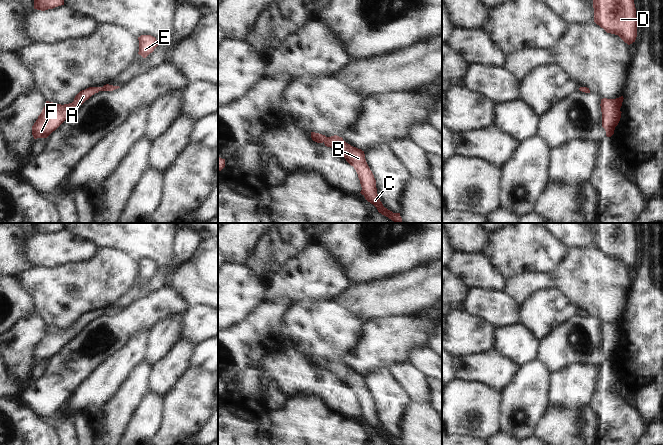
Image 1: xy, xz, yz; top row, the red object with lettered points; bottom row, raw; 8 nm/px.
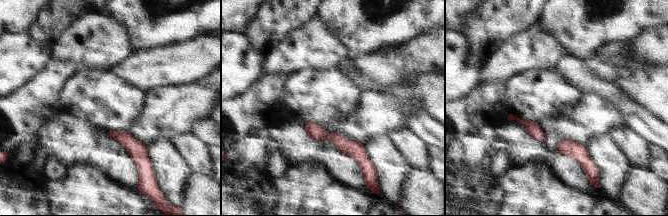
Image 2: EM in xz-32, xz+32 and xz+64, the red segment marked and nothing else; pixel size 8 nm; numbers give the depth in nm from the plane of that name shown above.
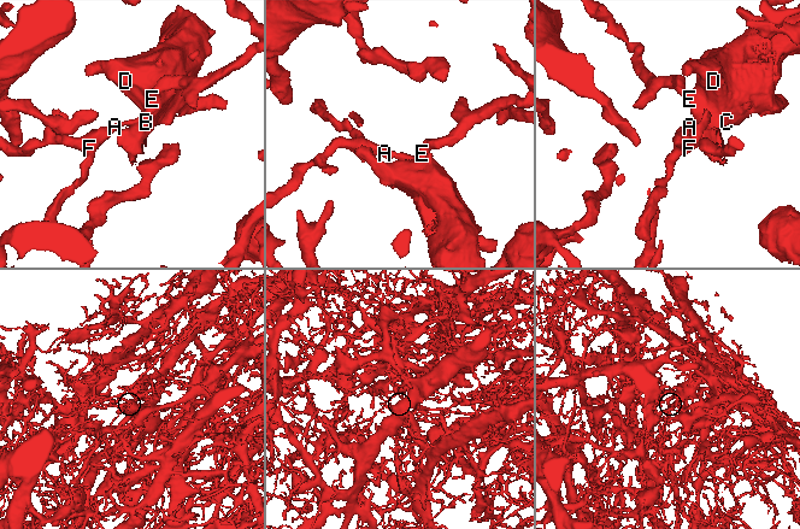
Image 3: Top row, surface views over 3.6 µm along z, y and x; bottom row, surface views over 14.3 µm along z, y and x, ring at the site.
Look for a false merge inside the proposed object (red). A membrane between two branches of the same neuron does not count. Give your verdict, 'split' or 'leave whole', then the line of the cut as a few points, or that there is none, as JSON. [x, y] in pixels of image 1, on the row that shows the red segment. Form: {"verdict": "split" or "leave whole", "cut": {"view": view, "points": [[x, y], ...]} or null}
{"verdict": "leave whole", "cut": null}

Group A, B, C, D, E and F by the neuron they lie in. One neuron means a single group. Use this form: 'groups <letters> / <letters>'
groups A B C D E F

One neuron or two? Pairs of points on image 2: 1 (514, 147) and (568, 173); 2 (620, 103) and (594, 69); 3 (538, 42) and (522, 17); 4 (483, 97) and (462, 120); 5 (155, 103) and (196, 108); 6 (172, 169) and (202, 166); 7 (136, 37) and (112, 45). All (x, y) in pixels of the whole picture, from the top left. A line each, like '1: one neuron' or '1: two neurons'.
1: one neuron
2: two neurons
3: two neurons
4: one neuron
5: one neuron
6: two neurons
7: two neurons

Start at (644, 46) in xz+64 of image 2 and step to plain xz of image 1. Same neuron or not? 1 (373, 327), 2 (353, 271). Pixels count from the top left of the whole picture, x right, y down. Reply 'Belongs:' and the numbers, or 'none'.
Belongs: none

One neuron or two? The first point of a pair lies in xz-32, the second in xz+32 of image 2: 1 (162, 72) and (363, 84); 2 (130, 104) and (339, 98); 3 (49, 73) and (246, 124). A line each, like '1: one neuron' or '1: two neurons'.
1: two neurons
2: one neuron
3: one neuron

